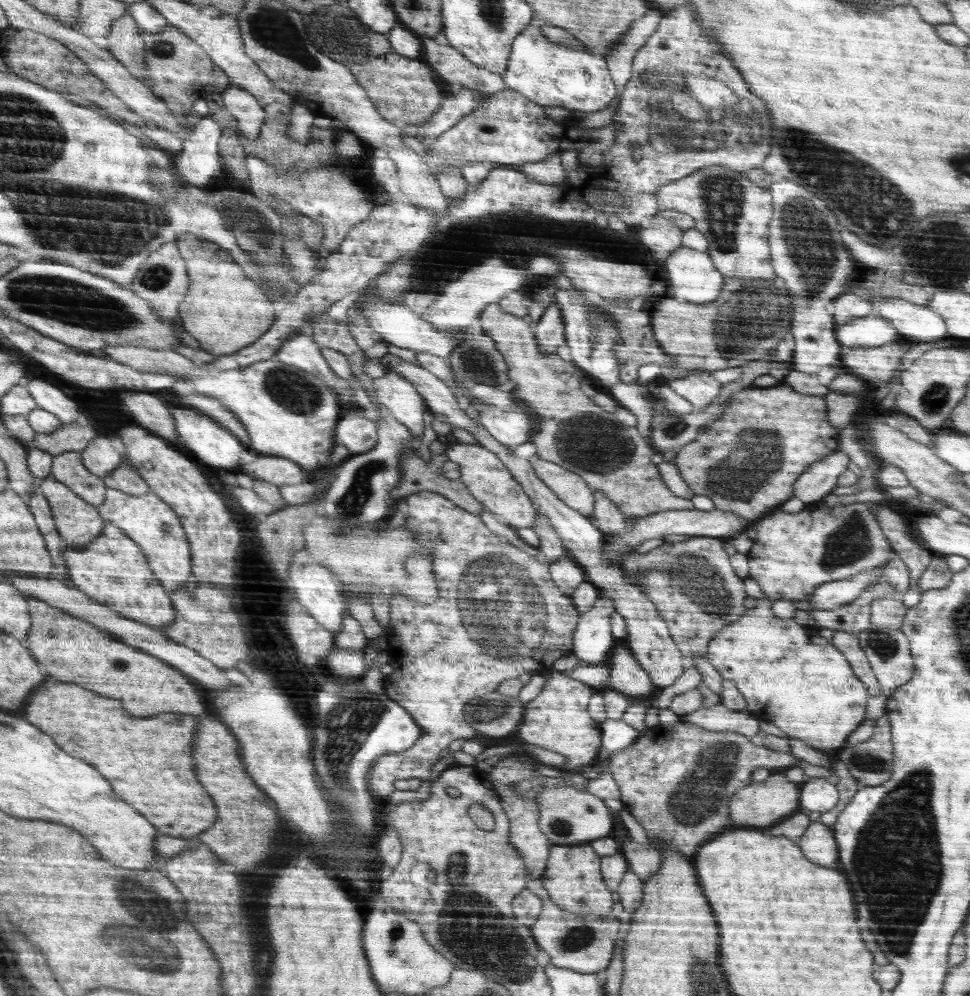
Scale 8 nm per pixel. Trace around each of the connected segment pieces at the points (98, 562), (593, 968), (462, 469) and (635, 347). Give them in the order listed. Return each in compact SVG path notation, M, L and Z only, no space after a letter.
M108 522L98 539L85 547L69 546L63 552L63 557L69 566L71 581L97 601L125 617L160 630L174 626L178 612L170 590L156 576L142 545L123 528Z
M546 900L544 902L544 908L538 915L538 920L532 926L532 932L536 932L536 942L539 944L540 949L544 951L550 959L551 963L558 968L570 968L576 972L588 974L597 973L601 974L608 968L611 959L614 956L615 943L619 940L618 928L620 921L614 917L611 913L609 916L592 916L592 915L579 915L573 912L565 911L561 909L559 905Z
M457 442L448 447L446 454L449 460L456 462L459 467L458 480L468 488L476 500L482 501L490 513L500 515L506 524L515 529L533 527L535 520L538 519L534 502L495 452L480 445Z
M602 297L592 298L591 304L605 312L607 316L615 318L615 328L620 330L620 335L622 335L622 344L618 344L614 348L614 355L618 357L618 363L620 363L620 383L638 385L636 382L639 378L638 370L641 366L652 363L660 366L664 365L666 355L655 340L651 327L651 315L648 310L643 308L641 310L632 310L628 301L617 301L616 299L602 300Z

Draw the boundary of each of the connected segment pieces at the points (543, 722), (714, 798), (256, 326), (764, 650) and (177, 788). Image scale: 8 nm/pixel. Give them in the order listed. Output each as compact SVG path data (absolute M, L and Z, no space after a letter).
M554 670L537 697L524 704L523 719L516 730L518 740L522 740L524 745L538 746L566 756L568 762L565 766L559 767L566 773L582 772L583 766L599 762L596 758L603 732L600 732L600 724L596 724L588 714L590 694L590 686Z
M683 719L672 725L658 724L636 740L612 753L607 759L609 769L618 785L626 812L630 812L634 820L645 829L651 847L657 849L657 844L672 844L684 856L694 856L698 846L710 840L714 834L728 824L728 809L734 792L747 787L760 767L773 771L786 770L790 767L800 767L804 771L804 782L814 778L822 778L835 783L835 772L831 767L816 766L811 762L800 760L791 752L779 752L764 745L756 745L750 738L732 731L712 732L701 726L696 726Z
M184 236L180 250L188 262L192 290L181 306L179 320L202 342L202 349L216 356L231 355L255 343L270 330L274 322L272 302L244 276L244 268L230 260L230 254L220 244L200 240L200 236Z
M756 600L756 607L748 609L738 623L724 627L708 643L706 657L724 679L731 680L743 693L749 714L759 720L772 721L789 738L799 738L804 744L830 754L830 750L840 748L848 734L864 720L866 685L853 673L844 654L827 637L820 636L817 628L798 625L790 618L777 618L771 611L770 600Z
M48 682L44 684L44 688L38 688L28 704L28 714L24 715L28 716L27 719L32 724L55 737L66 752L72 752L72 756L80 756L82 760L96 764L96 768L100 768L100 772L104 772L104 776L108 776L108 780L116 784L116 792L120 792L120 796L124 796L124 800L128 800L130 804L136 804L136 808L140 808L140 812L144 812L144 816L152 820L160 834L193 839L219 823L218 804L215 799L212 800L214 796L198 782L194 770L192 754L198 730L196 716L164 713L164 716L136 718L124 708L120 700L100 696L92 690L68 682Z

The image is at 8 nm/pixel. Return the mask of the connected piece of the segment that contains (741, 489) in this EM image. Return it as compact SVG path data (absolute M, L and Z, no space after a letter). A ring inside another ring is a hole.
M783 382L774 387L746 387L744 392L734 395L736 400L728 404L724 416L708 426L718 431L718 435L700 431L696 439L679 448L672 461L694 494L708 496L714 502L715 509L740 515L751 525L772 511L772 508L779 508L792 498L794 487L808 470L828 455L839 453L840 432L828 422L826 398L796 392L791 385ZM751 490L768 490L768 496L752 496Z

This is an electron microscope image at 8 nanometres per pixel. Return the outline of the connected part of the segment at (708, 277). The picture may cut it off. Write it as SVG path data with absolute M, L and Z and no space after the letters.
M682 245L665 258L664 266L668 275L668 293L677 301L705 305L714 302L722 294L726 277L715 267L714 260L706 251Z

